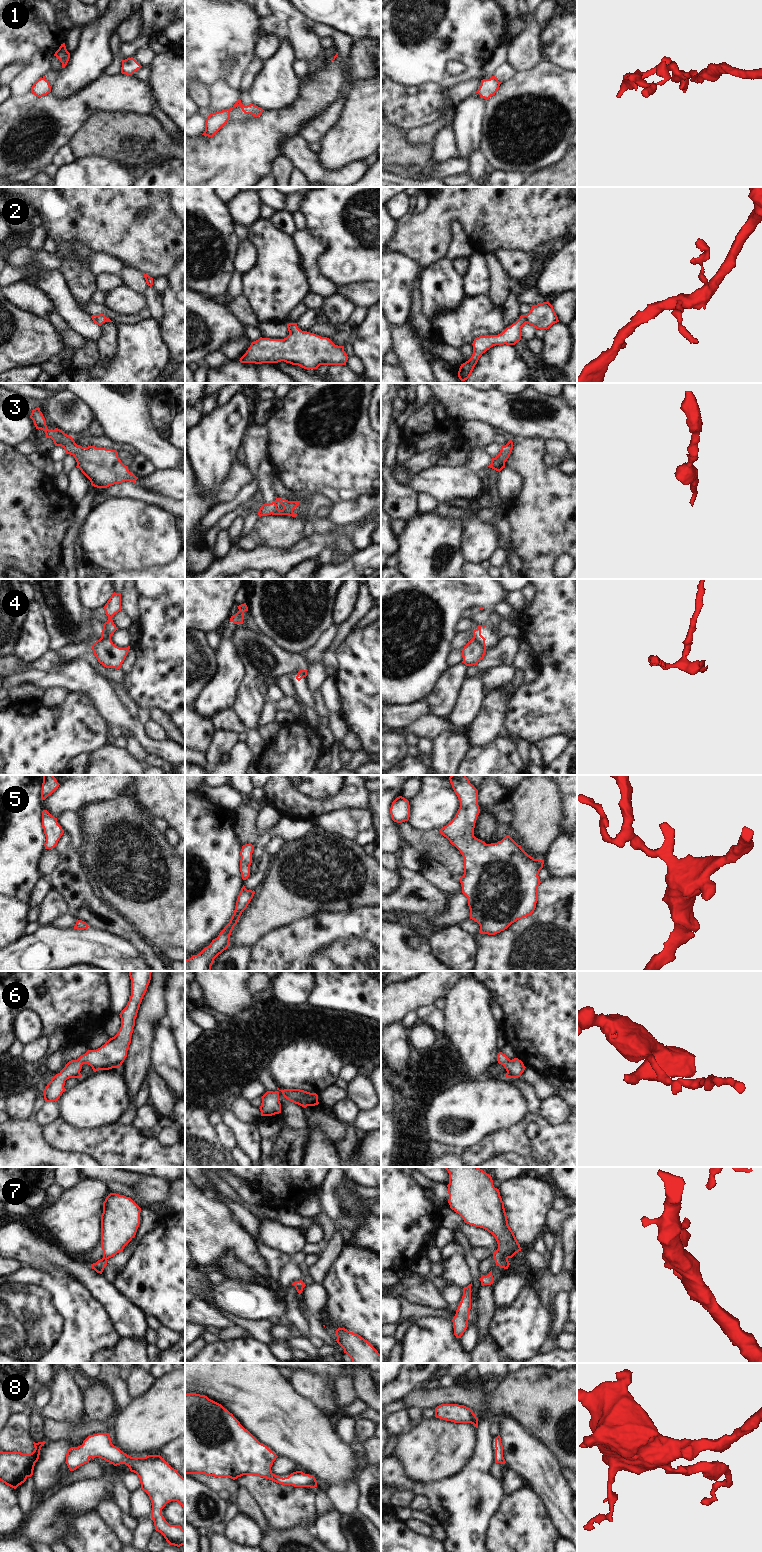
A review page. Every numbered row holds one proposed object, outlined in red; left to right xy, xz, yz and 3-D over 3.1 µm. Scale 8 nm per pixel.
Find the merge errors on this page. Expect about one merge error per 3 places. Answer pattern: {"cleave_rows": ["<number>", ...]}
{"cleave_rows": ["1", "4"]}

